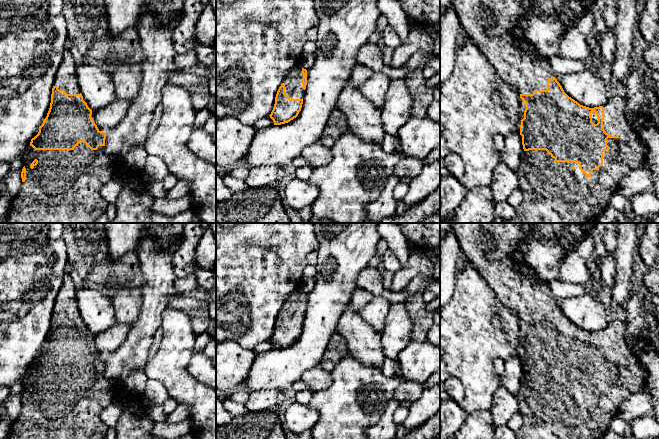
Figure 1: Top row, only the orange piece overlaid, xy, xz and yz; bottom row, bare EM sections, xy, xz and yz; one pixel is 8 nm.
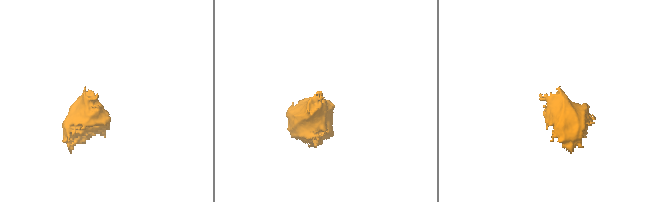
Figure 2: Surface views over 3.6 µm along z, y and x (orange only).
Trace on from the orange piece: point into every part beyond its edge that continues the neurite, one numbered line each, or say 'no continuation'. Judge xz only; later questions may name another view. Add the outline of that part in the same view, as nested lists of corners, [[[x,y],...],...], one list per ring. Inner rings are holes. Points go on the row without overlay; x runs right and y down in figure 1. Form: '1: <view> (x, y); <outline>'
1: xz (293, 305); [[[298,289],[293,292],[283,304],[285,308],[285,318],[290,323],[302,323],[305,318],[305,314],[302,310],[302,290]]]

